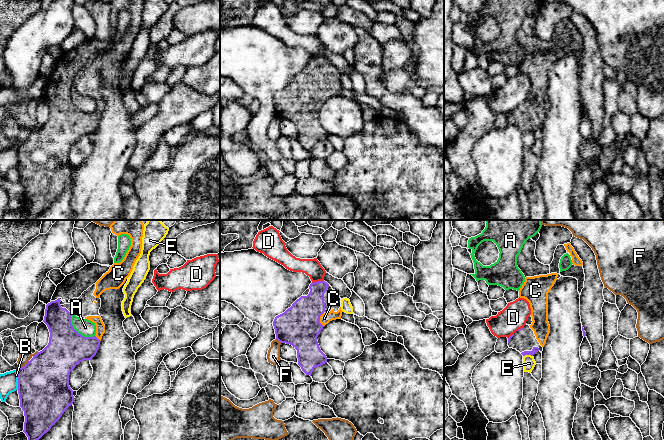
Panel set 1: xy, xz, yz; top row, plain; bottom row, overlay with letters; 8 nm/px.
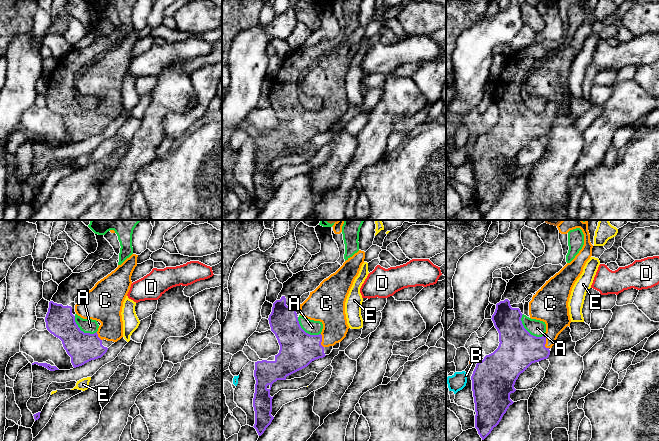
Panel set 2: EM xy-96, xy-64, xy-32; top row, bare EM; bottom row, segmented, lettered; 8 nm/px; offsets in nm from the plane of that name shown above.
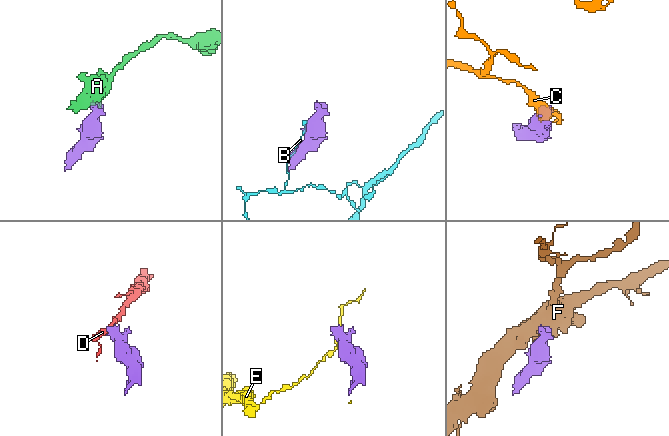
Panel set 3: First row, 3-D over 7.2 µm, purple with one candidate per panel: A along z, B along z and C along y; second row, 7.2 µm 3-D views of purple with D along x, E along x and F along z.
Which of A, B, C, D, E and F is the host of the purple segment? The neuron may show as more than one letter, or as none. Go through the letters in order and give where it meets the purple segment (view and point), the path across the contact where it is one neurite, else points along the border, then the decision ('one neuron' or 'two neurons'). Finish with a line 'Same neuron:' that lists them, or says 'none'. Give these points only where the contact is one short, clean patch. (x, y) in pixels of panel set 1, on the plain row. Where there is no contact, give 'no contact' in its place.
A: meets purple in xy at (77, 108); two neurons
B: meets purple in xy at (18, 156); two neurons
C: meets purple in xz at (319, 95); runs through xz (299, 102), (306, 95), (319, 95), (324, 94); one neuron
D: meets purple in xz at (318, 57); border along xz (323, 56), (312, 59); two neurons
E: meets purple in yz at (527, 130); border along yz (532, 131), (523, 132); two neurons
F: meets purple in xy at (25, 141); border along xy (28, 136), (20, 144); two neurons
Same neuron: C

